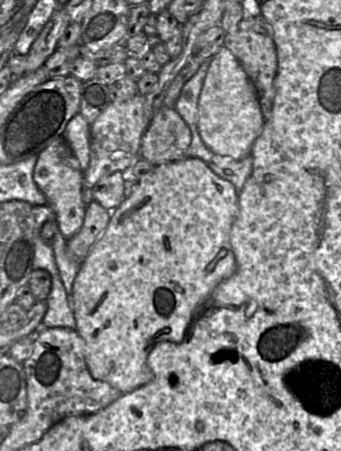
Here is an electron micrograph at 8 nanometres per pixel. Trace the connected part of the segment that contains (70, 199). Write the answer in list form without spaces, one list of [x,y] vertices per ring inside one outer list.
[[[63,137],[53,140],[38,154],[33,180],[45,195],[47,205],[53,210],[59,231],[65,239],[70,239],[81,229],[87,206],[81,198],[83,171]]]

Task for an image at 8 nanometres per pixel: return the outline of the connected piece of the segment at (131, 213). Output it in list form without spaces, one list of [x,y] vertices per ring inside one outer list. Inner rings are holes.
[[[186,158],[155,166],[154,171],[145,179],[138,181],[131,195],[123,199],[111,212],[106,229],[80,263],[70,296],[76,331],[82,338],[86,365],[94,379],[107,382],[122,393],[130,393],[152,380],[153,373],[147,365],[147,357],[157,343],[162,341],[181,343],[184,340],[196,312],[205,304],[217,285],[230,278],[237,270],[236,257],[230,243],[230,232],[238,214],[238,193],[231,182],[215,174],[205,162],[198,158]]]

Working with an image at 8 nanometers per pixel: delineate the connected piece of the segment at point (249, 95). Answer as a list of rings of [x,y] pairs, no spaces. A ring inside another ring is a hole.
[[[223,47],[212,58],[198,101],[197,127],[203,143],[215,154],[240,160],[251,155],[252,146],[261,135],[263,126],[264,117],[261,112],[255,86],[238,60],[226,47]]]

